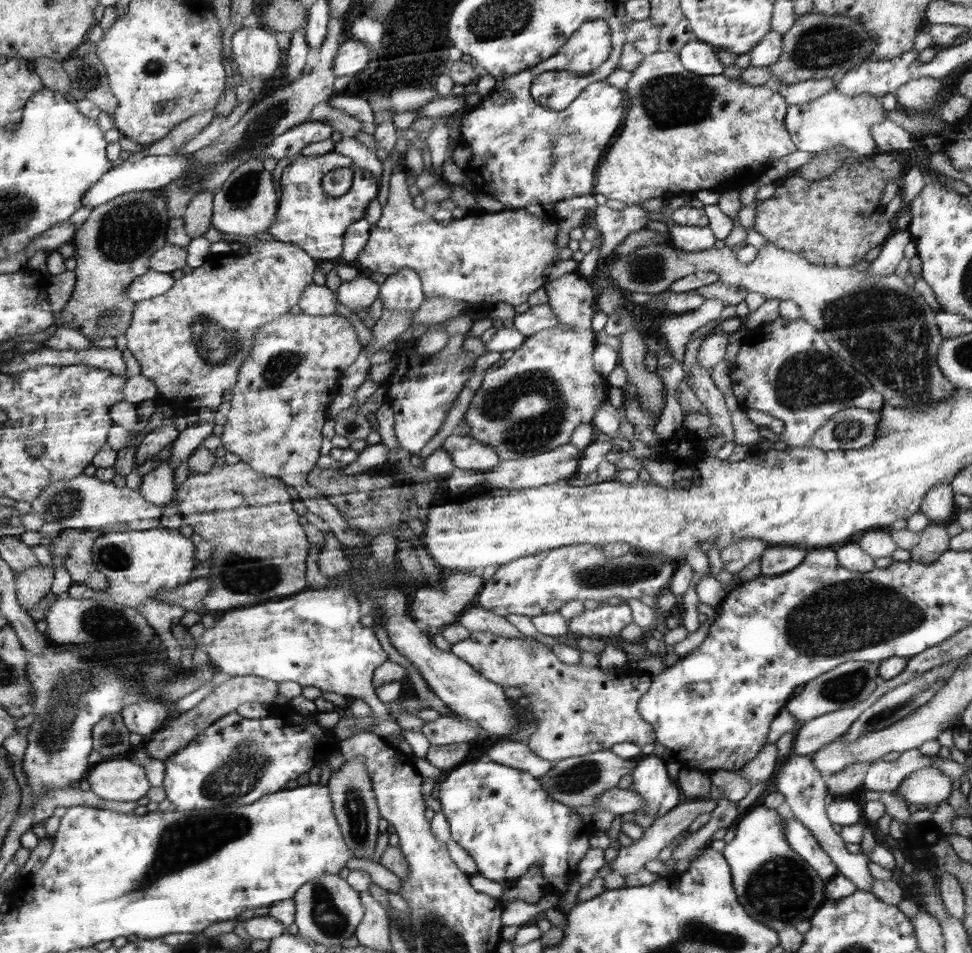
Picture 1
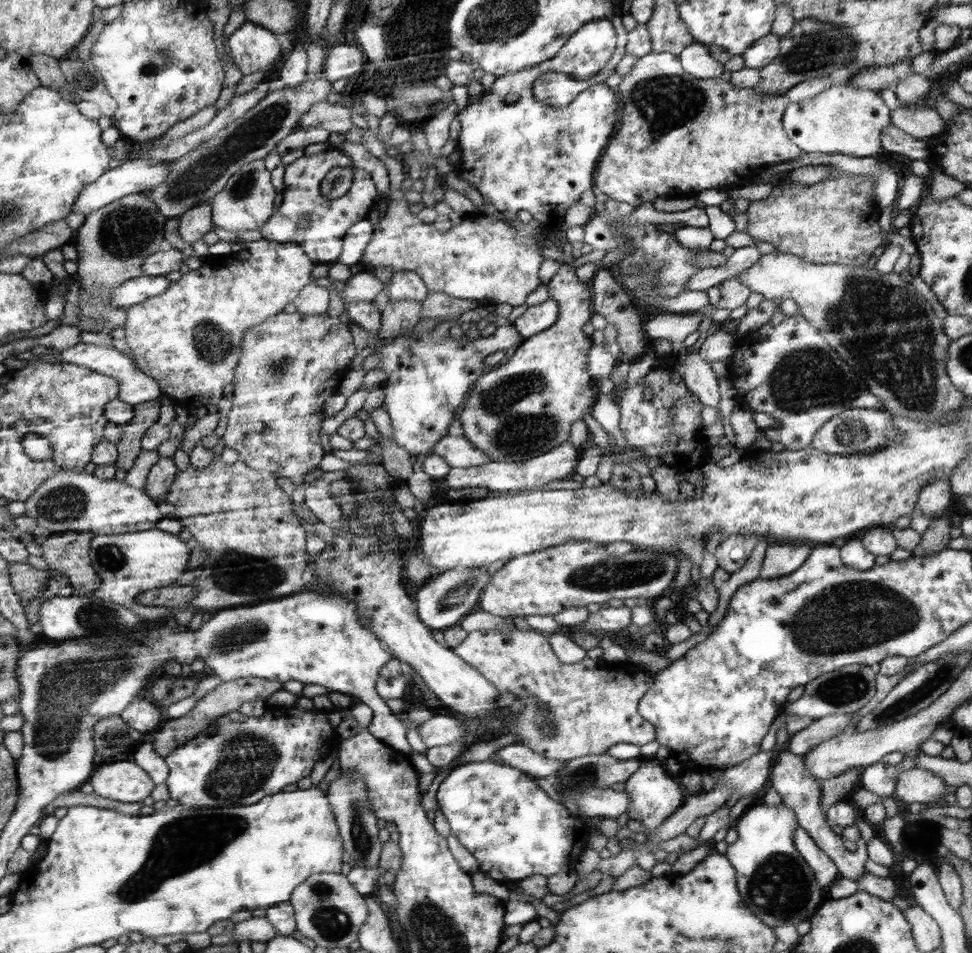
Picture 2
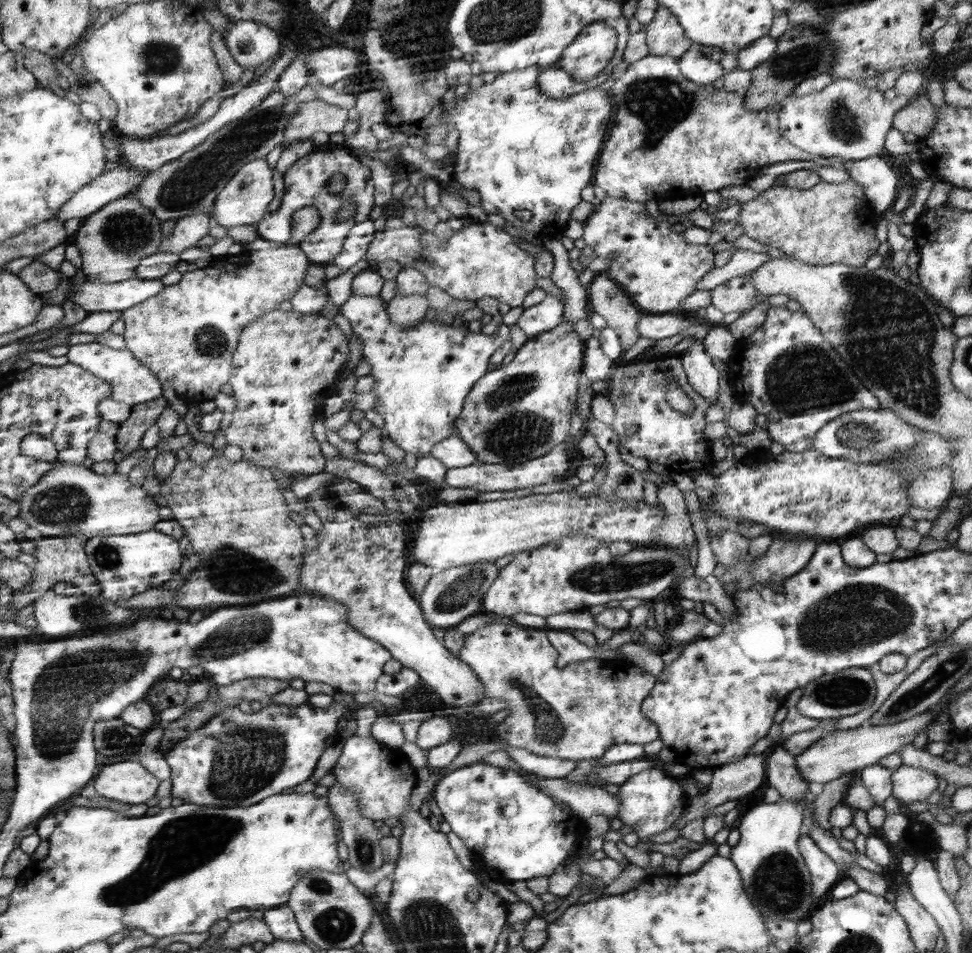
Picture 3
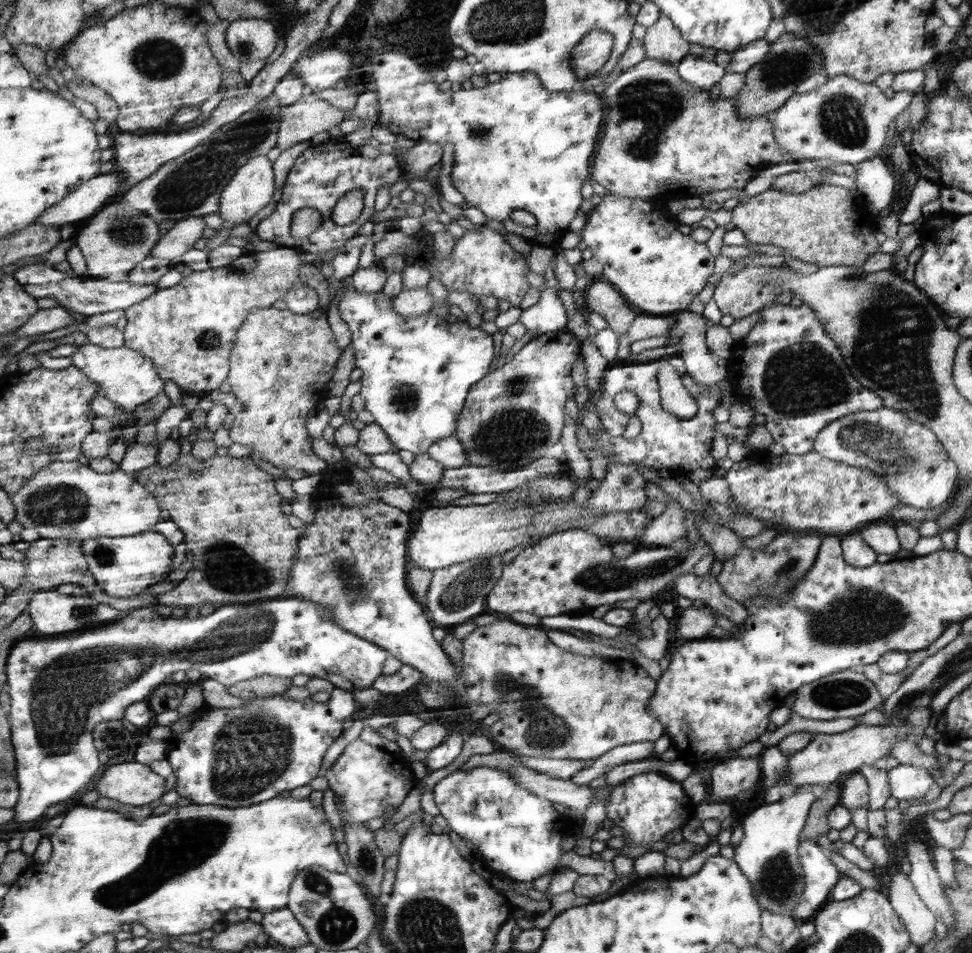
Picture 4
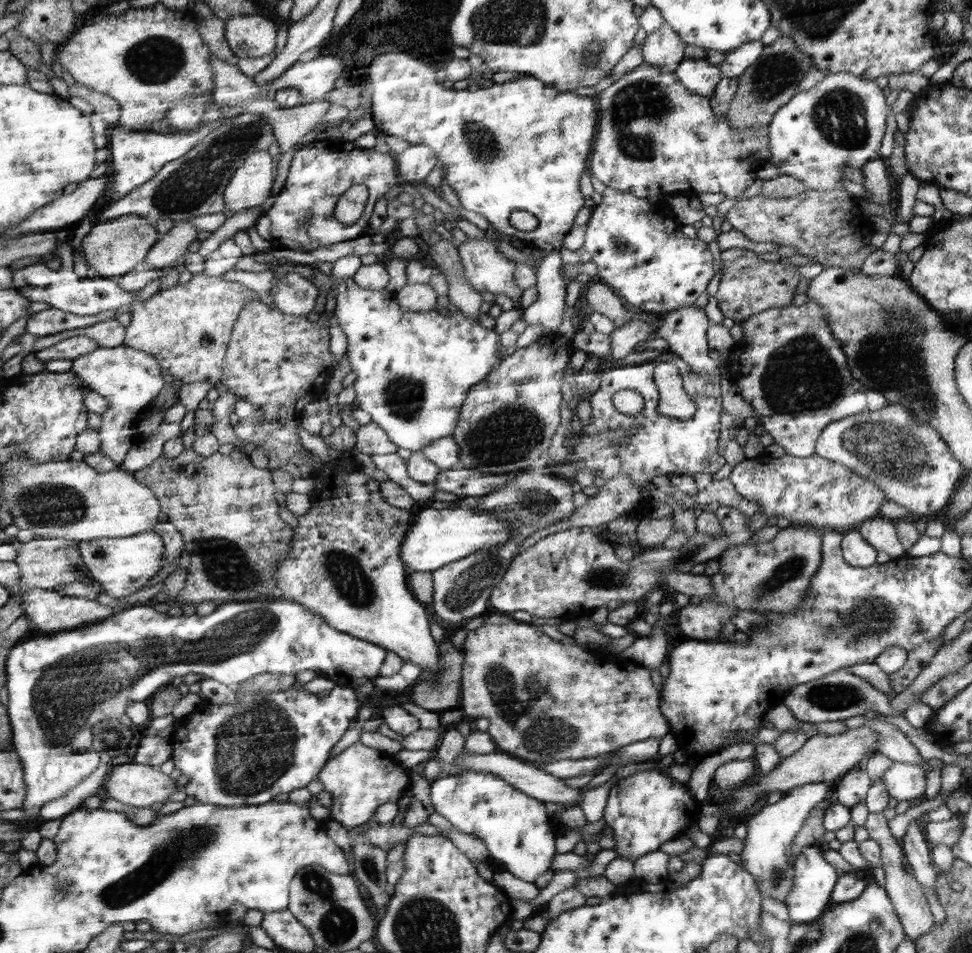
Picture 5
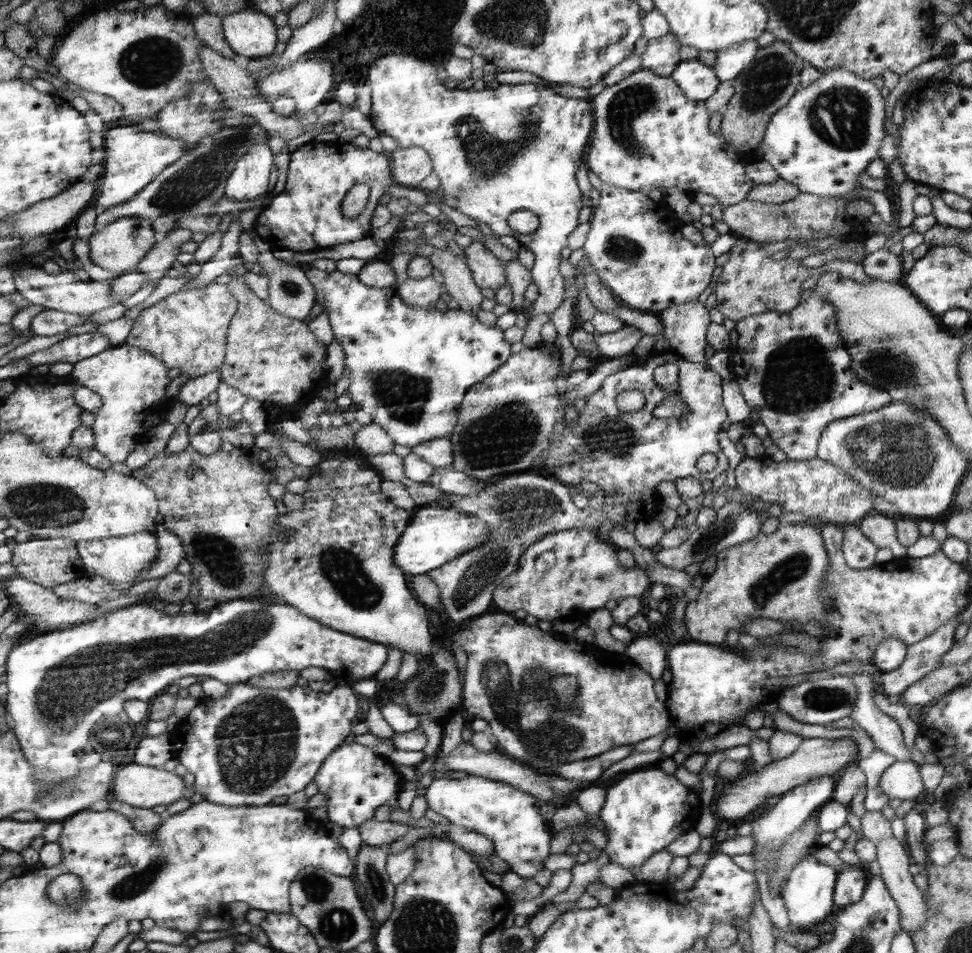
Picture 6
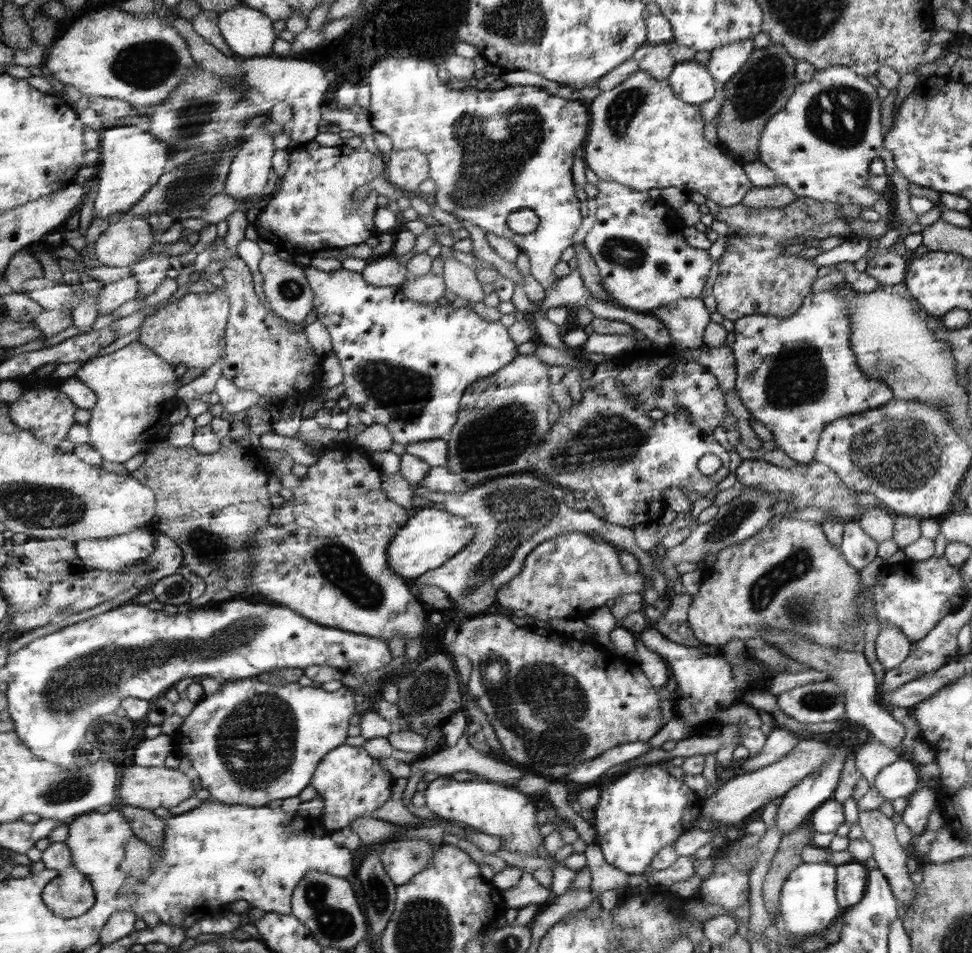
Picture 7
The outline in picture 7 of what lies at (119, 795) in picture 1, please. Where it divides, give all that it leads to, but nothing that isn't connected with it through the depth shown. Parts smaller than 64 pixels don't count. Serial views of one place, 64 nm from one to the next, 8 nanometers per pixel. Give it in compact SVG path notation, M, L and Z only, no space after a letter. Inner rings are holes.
M127 766L122 772L122 803L153 811L155 808L171 809L196 795L192 780L185 773L168 767Z

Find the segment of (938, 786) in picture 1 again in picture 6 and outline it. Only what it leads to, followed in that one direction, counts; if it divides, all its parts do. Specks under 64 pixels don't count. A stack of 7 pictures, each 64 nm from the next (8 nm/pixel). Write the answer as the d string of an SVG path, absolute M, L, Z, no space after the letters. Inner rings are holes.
M896 761L882 774L878 788L889 799L916 800L926 792L922 777L921 766L912 761Z

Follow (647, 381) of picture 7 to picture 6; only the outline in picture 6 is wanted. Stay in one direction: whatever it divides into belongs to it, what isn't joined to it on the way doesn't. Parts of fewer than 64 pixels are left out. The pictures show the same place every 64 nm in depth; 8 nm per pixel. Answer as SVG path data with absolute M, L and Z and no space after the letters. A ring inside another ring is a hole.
M673 351L636 358L628 367L607 376L601 387L586 397L585 409L578 412L578 421L574 425L566 425L560 446L550 444L546 460L537 472L570 485L580 484L582 480L594 482L604 490L606 498L617 500L617 506L611 512L614 524L623 526L625 522L635 521L645 525L663 504L656 496L658 482L696 477L702 484L704 480L712 482L728 469L728 457L720 450L716 436L726 420L722 381L723 378L706 365L686 361ZM664 363L675 364L679 368L677 389L691 410L680 418L657 418L653 413L654 408L665 399L665 392L654 382L653 372ZM623 390L642 392L644 408L638 412L622 412L616 406L616 395ZM704 454L718 457L716 467L710 472L702 472L696 467L696 462Z

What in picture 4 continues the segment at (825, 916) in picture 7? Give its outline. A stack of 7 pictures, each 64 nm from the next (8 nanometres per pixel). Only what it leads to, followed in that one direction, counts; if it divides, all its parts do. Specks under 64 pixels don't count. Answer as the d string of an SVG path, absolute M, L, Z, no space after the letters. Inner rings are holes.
M800 841L800 857L805 869L805 885L792 915L798 923L812 921L812 917L832 900L834 885L842 877L830 855L816 841Z

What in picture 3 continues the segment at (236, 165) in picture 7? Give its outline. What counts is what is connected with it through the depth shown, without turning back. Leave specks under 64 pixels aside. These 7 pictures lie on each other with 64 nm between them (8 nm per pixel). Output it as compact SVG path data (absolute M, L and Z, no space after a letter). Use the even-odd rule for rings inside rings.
M256 158L244 164L233 178L222 188L216 200L214 210L210 213L216 222L225 229L236 226L257 226L268 214L268 206L274 198L272 190L272 170L268 168L266 159Z

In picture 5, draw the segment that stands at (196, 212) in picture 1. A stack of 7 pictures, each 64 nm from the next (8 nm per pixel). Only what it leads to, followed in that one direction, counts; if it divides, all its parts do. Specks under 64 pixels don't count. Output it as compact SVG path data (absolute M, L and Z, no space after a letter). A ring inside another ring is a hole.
M180 221L154 244L145 262L151 269L163 269L166 266L175 268L180 264L180 258L188 253L190 244L197 240L199 233L194 223Z

